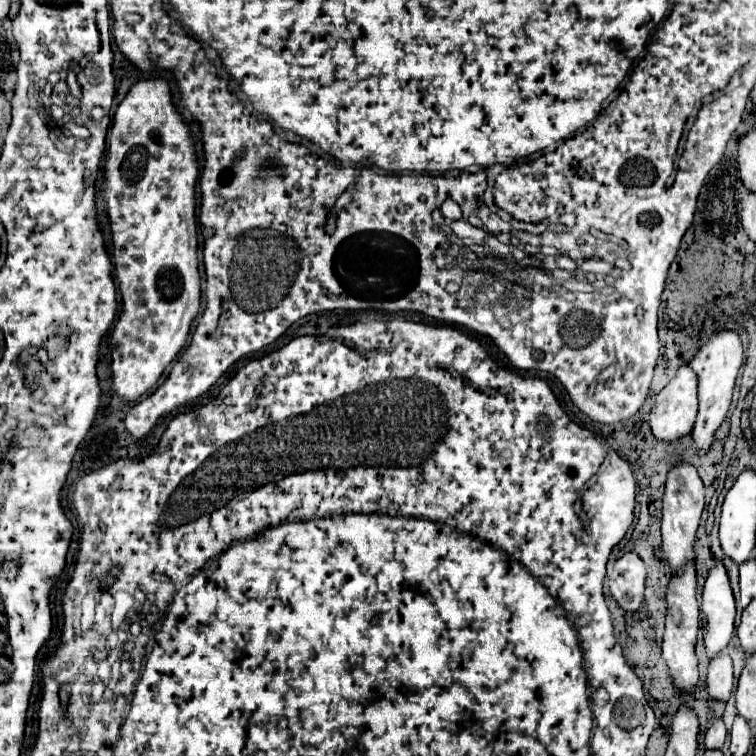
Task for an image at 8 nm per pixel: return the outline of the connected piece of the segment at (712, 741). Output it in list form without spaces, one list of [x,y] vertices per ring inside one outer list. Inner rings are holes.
[[[716,719],[716,721],[712,723],[712,727],[706,731],[704,745],[706,745],[706,749],[722,749],[724,741],[726,741],[724,721],[722,721],[722,719]]]

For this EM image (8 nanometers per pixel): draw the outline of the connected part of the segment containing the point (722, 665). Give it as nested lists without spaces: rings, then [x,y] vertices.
[[[722,651],[716,659],[710,661],[708,667],[708,679],[706,687],[712,699],[716,701],[728,701],[734,685],[734,675],[732,675],[732,659],[726,651]]]

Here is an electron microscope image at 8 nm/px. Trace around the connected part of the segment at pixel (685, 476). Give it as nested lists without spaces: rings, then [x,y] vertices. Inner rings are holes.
[[[682,461],[676,463],[666,477],[666,489],[662,497],[662,549],[668,557],[672,571],[680,569],[688,559],[694,559],[694,537],[704,509],[704,483],[694,465]]]

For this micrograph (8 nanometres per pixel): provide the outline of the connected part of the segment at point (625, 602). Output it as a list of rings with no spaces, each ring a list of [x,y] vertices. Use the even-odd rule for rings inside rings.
[[[628,551],[614,563],[610,575],[610,593],[618,605],[626,611],[636,611],[644,599],[644,577],[646,567],[638,553]]]

